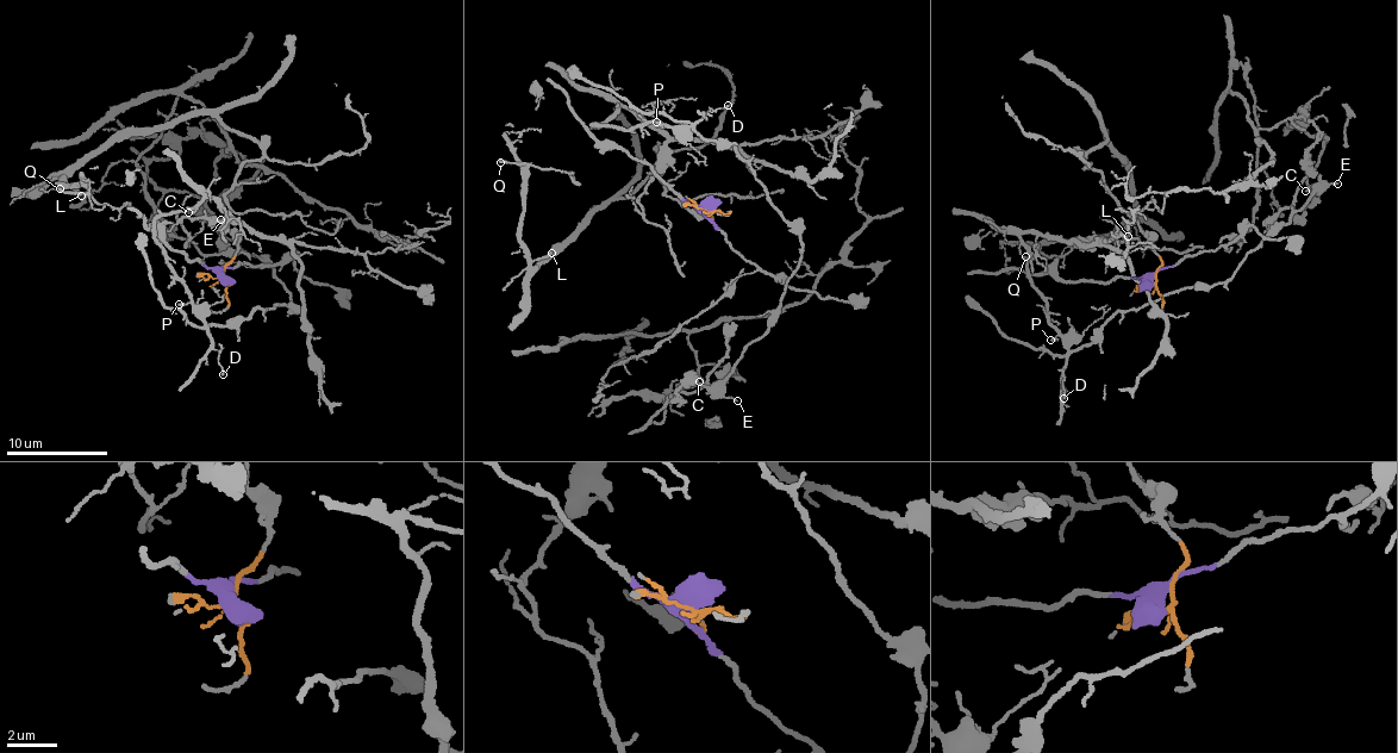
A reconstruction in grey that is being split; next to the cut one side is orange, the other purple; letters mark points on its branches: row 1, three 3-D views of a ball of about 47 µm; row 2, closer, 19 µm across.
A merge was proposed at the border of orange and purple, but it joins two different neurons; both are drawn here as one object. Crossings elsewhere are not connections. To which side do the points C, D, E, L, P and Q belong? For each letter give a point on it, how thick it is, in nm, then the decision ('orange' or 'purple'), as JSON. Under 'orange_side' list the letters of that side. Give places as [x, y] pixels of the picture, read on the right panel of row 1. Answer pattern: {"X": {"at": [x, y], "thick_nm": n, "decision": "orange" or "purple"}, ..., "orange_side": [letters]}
{"C": {"at": [1305, 191], "thick_nm": 140, "decision": "purple"}, "D": {"at": [1063, 398], "thick_nm": 130, "decision": "purple"}, "E": {"at": [1337, 184], "thick_nm": 120, "decision": "purple"}, "L": {"at": [1128, 236], "thick_nm": 190, "decision": "orange"}, "P": {"at": [1050, 340], "thick_nm": 160, "decision": "purple"}, "Q": {"at": [1025, 256], "thick_nm": 190, "decision": "orange"}, "orange_side": ["L", "Q"]}

